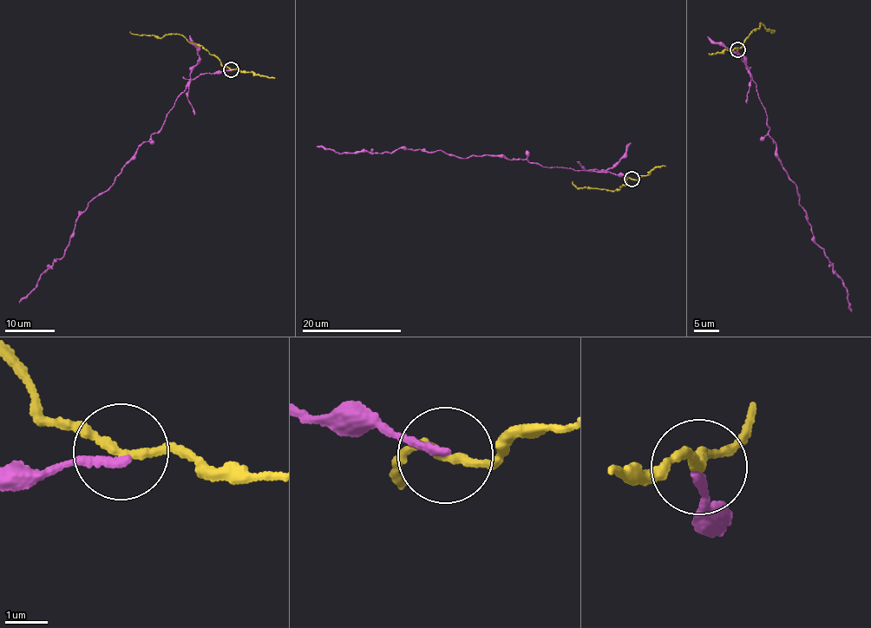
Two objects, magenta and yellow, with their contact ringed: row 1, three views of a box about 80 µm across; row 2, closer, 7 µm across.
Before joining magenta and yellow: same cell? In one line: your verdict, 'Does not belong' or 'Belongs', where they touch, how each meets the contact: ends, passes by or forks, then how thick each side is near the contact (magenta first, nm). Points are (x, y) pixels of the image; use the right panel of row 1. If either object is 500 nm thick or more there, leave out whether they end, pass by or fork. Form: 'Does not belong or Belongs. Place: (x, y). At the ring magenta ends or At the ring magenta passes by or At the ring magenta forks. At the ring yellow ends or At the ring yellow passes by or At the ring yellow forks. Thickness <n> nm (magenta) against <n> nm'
Does not belong. Place: (737, 49). At the ring magenta ends. At the ring yellow passes by. Thickness 200 nm (magenta) against 180 nm

